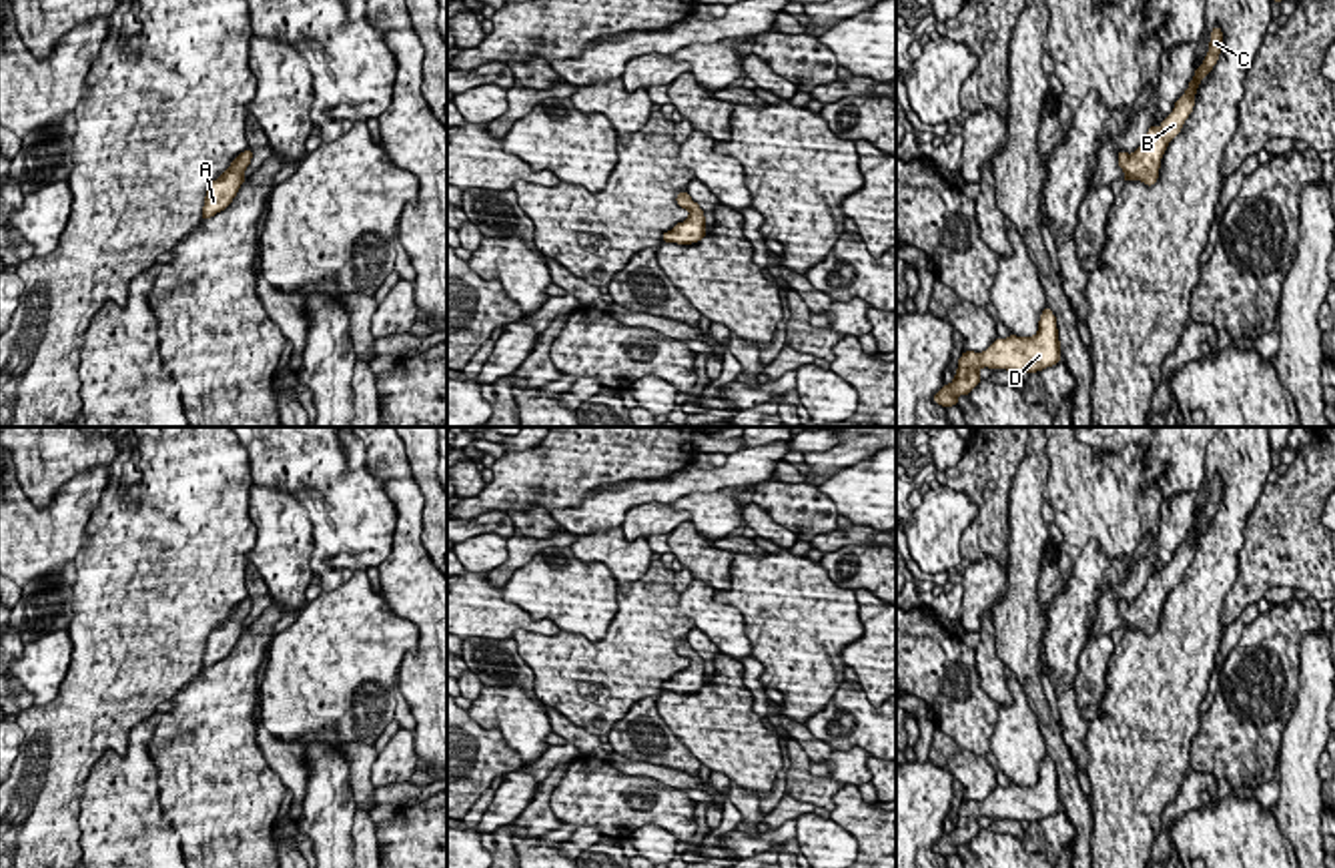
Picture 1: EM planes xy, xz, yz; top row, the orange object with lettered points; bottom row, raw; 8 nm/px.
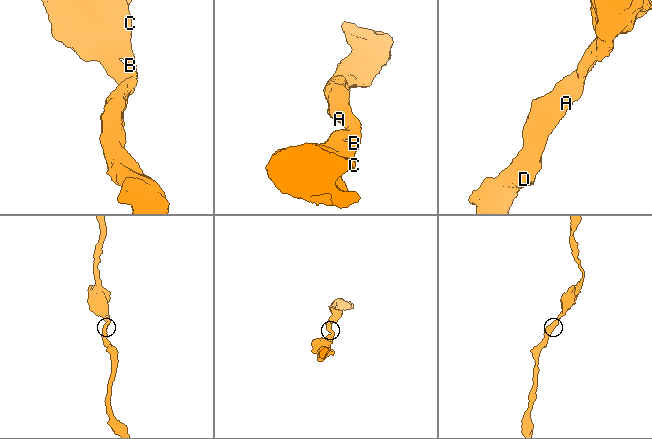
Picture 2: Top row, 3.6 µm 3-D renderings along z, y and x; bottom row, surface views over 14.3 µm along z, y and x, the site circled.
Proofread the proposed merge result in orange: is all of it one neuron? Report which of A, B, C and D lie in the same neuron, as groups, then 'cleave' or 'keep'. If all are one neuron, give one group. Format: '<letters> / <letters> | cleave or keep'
A B C D | keep

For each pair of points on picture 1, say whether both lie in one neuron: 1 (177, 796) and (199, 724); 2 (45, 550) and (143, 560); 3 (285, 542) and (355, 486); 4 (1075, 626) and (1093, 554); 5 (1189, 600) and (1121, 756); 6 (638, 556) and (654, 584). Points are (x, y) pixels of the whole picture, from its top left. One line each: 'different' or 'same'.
1: same
2: different
3: different
4: same
5: same
6: different

